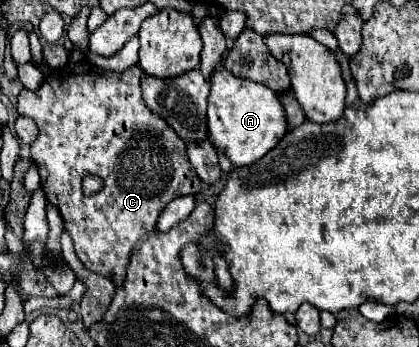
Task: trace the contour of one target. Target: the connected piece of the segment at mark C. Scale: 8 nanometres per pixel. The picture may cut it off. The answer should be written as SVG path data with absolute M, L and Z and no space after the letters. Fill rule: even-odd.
M89 61L67 63L63 69L53 71L53 73L41 83L41 87L39 87L37 91L27 91L27 89L23 89L21 95L19 95L19 105L17 105L17 113L19 113L19 115L31 117L31 119L37 123L37 127L39 127L39 135L37 135L37 139L31 143L31 159L37 163L37 169L39 169L39 175L41 175L41 187L43 187L43 191L45 191L47 201L49 201L51 205L55 205L55 207L59 209L61 217L63 217L64 227L69 231L69 235L71 235L75 253L79 261L81 261L87 269L91 269L91 271L95 271L95 273L99 273L99 275L111 277L115 285L121 285L121 283L123 283L123 279L125 279L125 267L127 267L127 263L129 263L129 253L131 253L131 249L155 229L157 219L159 219L161 211L165 209L165 205L167 205L171 199L175 199L175 197L197 195L197 193L201 191L201 179L197 177L195 169L191 167L191 163L189 163L189 159L187 159L185 143L177 137L177 133L175 133L161 117L153 115L153 113L145 107L145 103L143 103L143 99L141 99L141 87L139 87L141 75L143 75L143 71L141 71L139 65L135 65L135 67L131 67L131 69L123 71L123 73L117 73L117 71L101 69L101 67L97 67L97 65L89 63ZM85 173L97 175L97 177L101 177L101 179L105 181L105 187L103 187L99 193L91 195L91 197L85 197L85 195L83 195L81 179L83 179Z

